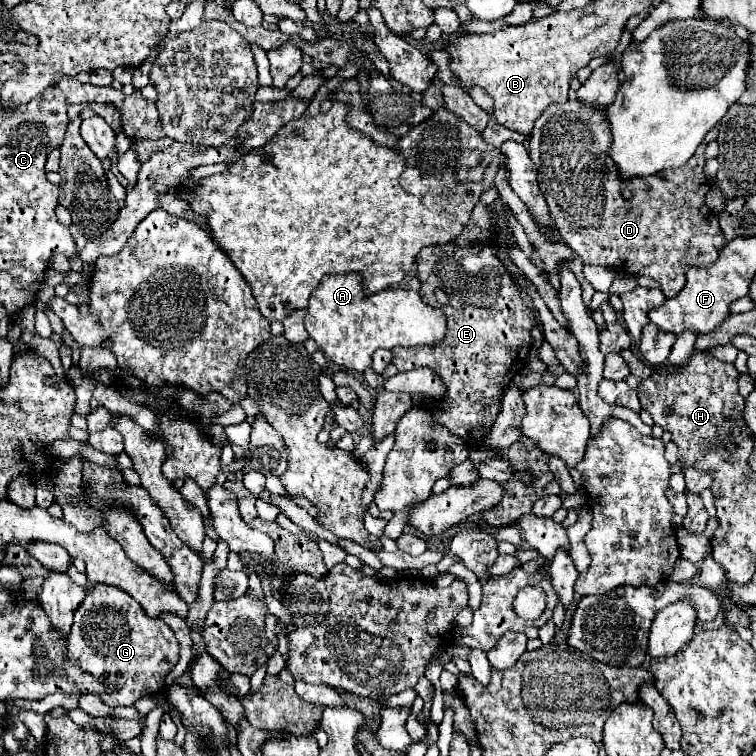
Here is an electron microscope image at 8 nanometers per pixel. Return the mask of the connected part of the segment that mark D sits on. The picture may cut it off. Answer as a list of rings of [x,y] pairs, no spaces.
[[[580,100],[568,104],[552,104],[536,120],[530,134],[528,154],[538,170],[538,184],[548,202],[550,216],[556,222],[562,240],[582,258],[584,264],[610,266],[622,274],[642,274],[660,282],[666,298],[672,298],[686,284],[686,270],[690,266],[710,266],[718,260],[726,238],[718,224],[718,216],[702,214],[704,196],[710,184],[702,172],[706,144],[718,138],[718,128],[706,134],[698,152],[680,168],[668,168],[646,178],[620,180],[618,168],[610,158],[612,136],[608,128],[608,108],[590,108]]]

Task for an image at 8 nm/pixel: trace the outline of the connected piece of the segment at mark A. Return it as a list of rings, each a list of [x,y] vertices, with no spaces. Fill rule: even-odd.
[[[358,272],[326,276],[310,296],[304,324],[324,356],[350,372],[364,372],[372,364],[372,354],[378,348],[434,344],[446,332],[442,310],[424,304],[418,292],[386,288],[376,294],[366,294],[362,274]]]

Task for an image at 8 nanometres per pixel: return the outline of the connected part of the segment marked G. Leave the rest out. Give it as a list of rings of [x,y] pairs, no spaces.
[[[92,584],[88,588],[74,616],[68,648],[70,656],[74,656],[86,672],[108,684],[118,684],[114,696],[102,698],[108,706],[132,706],[146,692],[162,690],[166,674],[180,658],[178,640],[170,626],[160,618],[146,616],[142,606],[128,592],[110,584]]]

